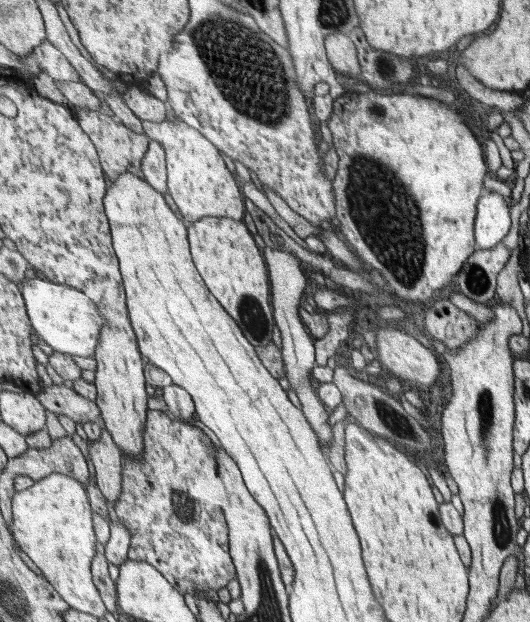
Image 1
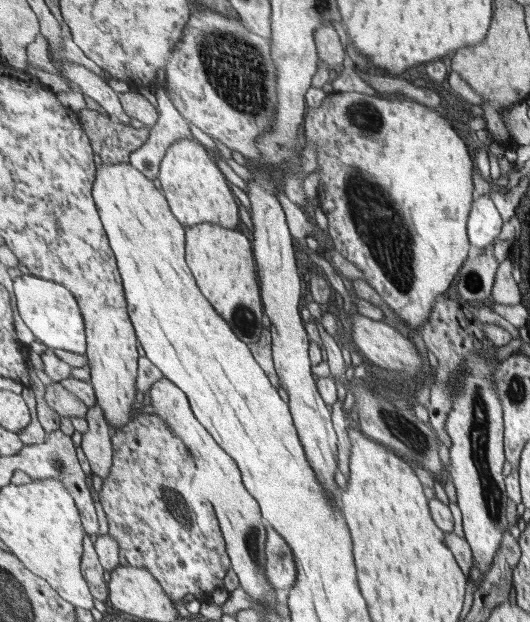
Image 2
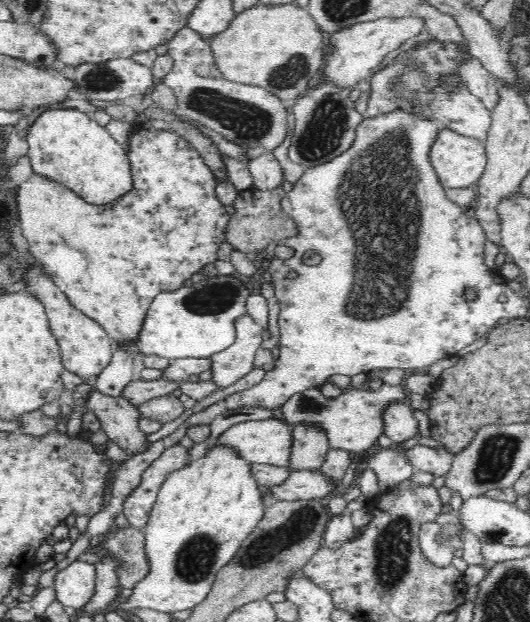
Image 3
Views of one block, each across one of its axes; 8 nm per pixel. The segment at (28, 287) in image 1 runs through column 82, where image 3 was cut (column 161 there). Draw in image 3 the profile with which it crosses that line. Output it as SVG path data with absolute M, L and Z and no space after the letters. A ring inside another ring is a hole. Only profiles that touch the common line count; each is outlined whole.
M216 275L200 282L193 282L192 286L181 286L169 291L156 293L145 310L141 325L133 339L113 342L113 349L108 364L102 372L95 376L96 388L108 394L118 396L121 388L130 380L140 379L139 369L142 367L139 358L142 355L155 354L164 358L177 359L184 357L208 358L213 352L227 347L234 338L233 318L246 311L246 301L250 294L246 284L233 275Z

